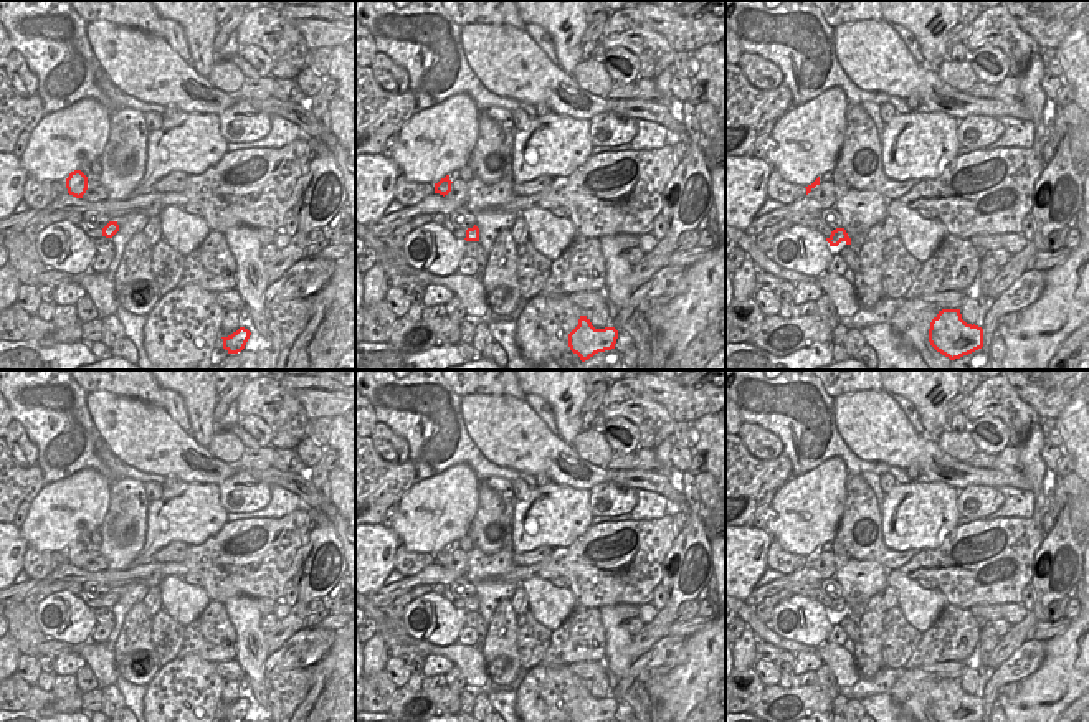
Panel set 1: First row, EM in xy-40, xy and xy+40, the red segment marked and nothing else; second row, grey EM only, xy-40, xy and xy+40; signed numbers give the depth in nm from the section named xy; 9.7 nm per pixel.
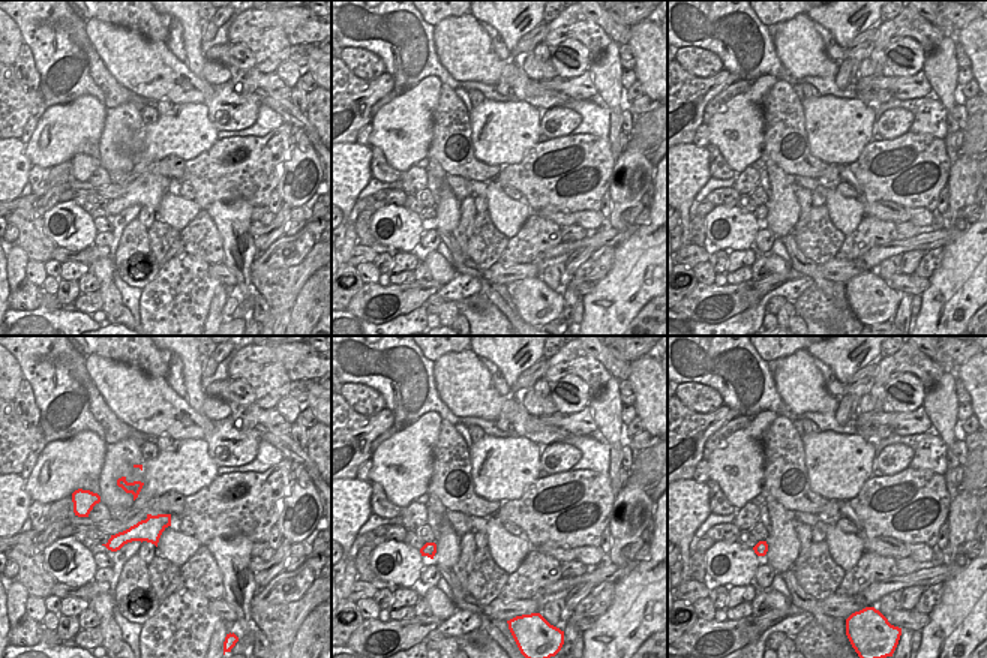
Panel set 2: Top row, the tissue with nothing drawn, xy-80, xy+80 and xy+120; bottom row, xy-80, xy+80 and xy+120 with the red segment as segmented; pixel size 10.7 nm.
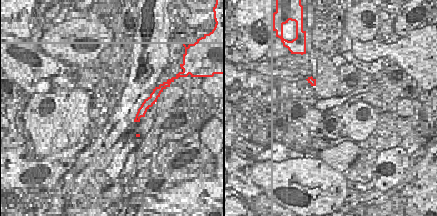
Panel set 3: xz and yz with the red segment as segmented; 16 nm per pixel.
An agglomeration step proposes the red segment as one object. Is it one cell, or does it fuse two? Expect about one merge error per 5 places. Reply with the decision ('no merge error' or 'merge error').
no merge error

